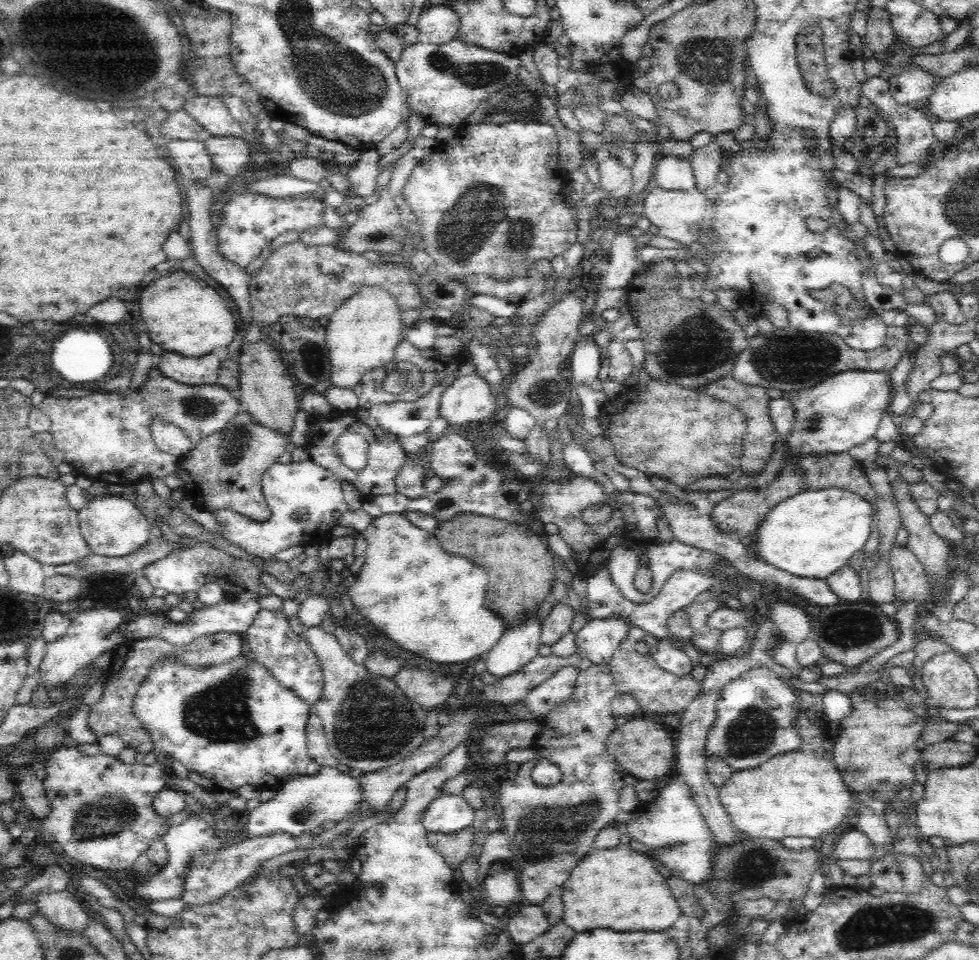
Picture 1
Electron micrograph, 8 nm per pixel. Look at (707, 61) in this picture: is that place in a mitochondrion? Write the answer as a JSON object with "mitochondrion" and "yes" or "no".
{"mitochondrion":"yes"}

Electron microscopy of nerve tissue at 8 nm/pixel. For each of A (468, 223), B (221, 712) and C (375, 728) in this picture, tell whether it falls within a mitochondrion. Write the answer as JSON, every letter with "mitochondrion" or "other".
{"A":"mitochondrion","B":"mitochondrion","C":"mitochondrion"}

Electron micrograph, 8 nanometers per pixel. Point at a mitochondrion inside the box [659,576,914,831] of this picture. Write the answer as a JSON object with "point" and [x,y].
{"point":[750,734]}

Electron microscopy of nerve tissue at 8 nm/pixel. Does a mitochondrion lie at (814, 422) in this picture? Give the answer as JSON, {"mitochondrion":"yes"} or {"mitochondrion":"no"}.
{"mitochondrion":"yes"}

